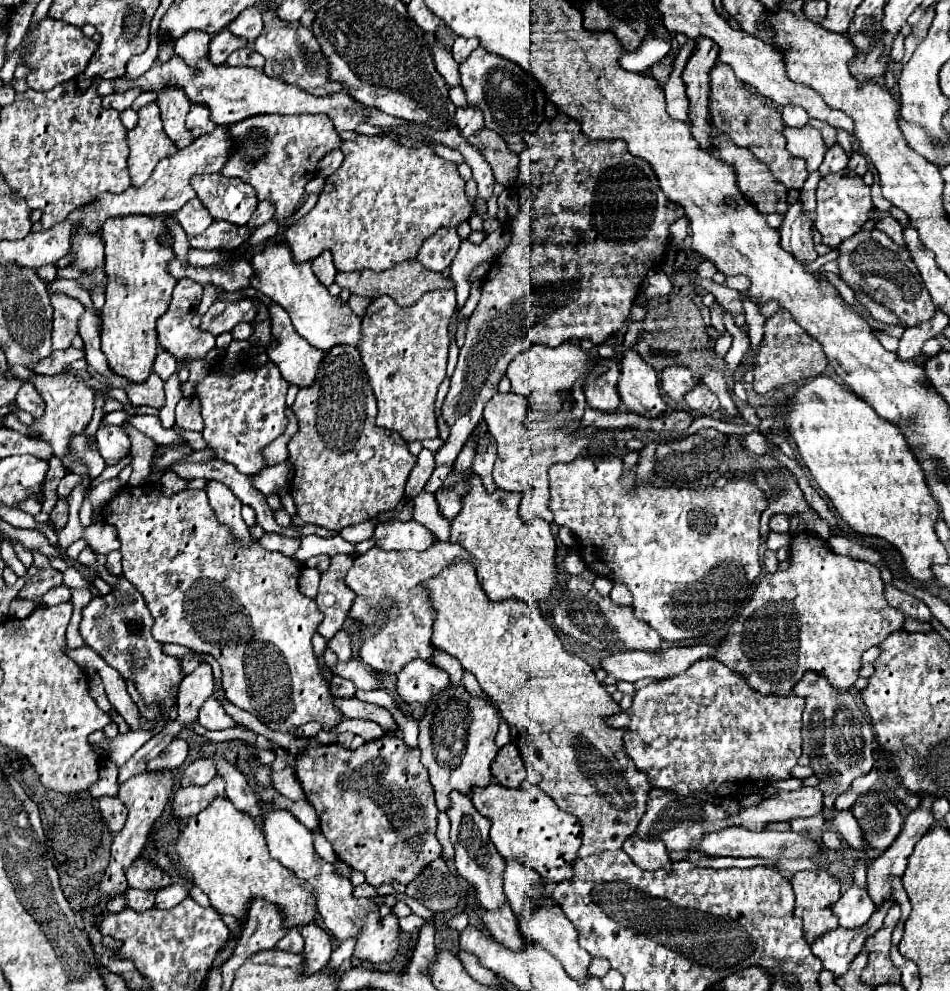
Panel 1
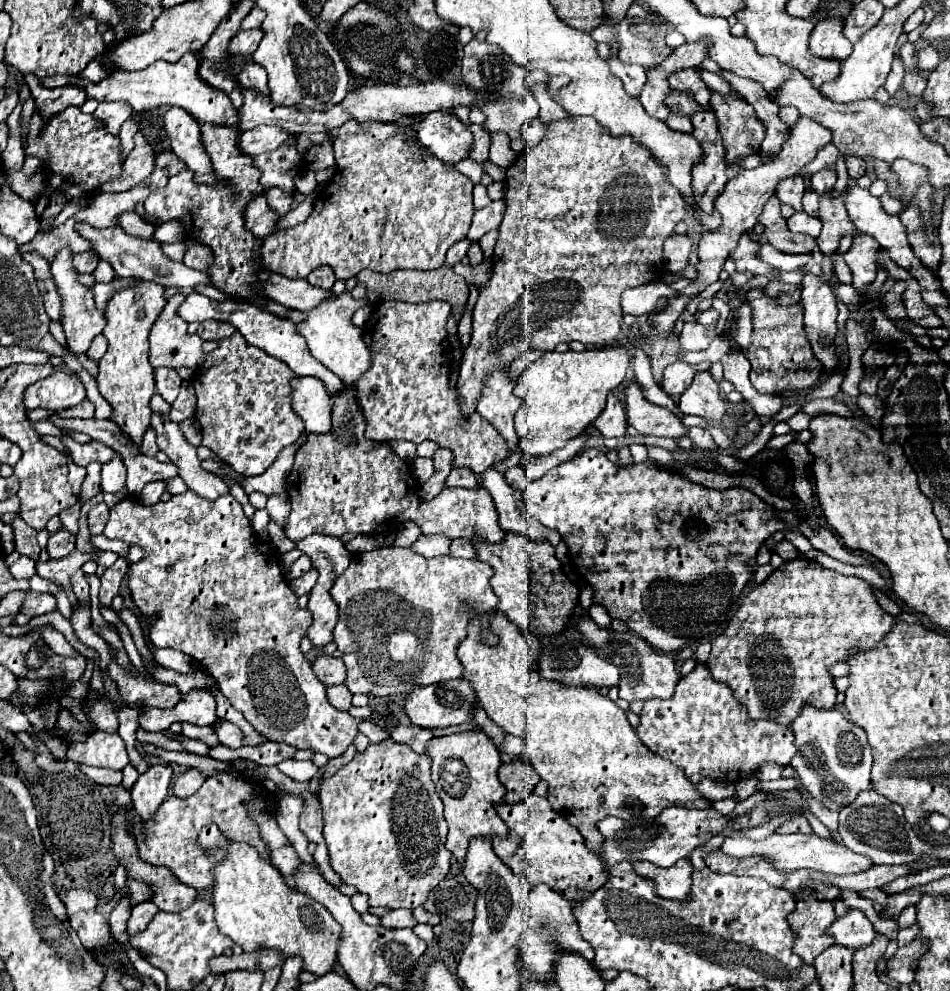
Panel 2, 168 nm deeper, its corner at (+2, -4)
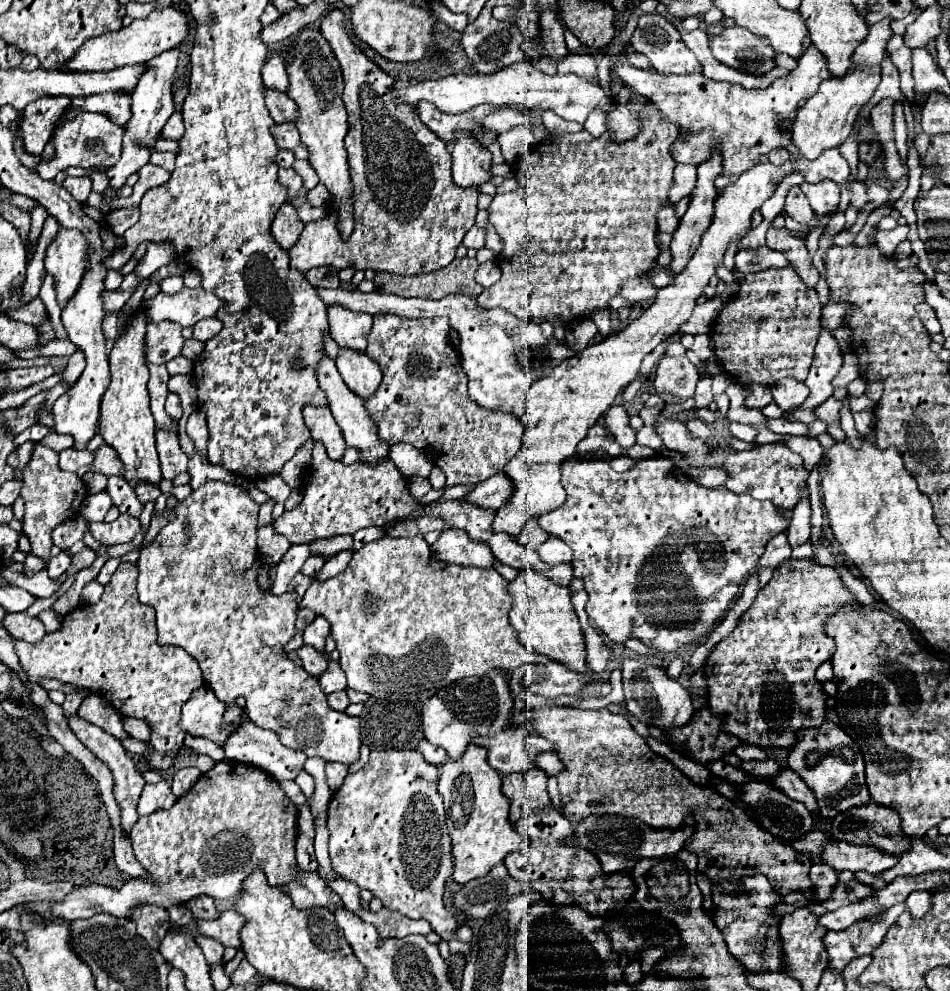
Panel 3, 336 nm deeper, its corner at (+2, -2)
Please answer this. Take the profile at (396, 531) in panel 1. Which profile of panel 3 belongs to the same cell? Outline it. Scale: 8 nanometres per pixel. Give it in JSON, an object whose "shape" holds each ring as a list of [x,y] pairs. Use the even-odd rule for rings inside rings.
{"shape":[[[446,529],[440,533],[438,541],[430,547],[432,557],[444,563],[460,563],[460,565],[476,565],[476,567],[492,567],[494,555],[492,551],[478,541],[472,541],[460,529]]]}

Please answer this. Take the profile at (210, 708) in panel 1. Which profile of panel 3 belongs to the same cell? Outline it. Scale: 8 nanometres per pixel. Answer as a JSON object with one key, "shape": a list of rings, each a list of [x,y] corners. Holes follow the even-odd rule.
{"shape":[[[244,721],[226,739],[226,743],[224,743],[224,761],[230,761],[230,763],[246,763],[246,765],[258,767],[264,773],[268,773],[270,777],[282,781],[282,779],[294,779],[296,777],[296,773],[304,767],[306,755],[300,753],[300,751],[294,751],[294,749],[284,747],[274,731],[260,729],[260,727],[252,725],[250,721]]]}

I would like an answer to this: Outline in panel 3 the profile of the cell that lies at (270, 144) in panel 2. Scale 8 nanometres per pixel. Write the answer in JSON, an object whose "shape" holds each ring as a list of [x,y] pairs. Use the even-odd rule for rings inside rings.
{"shape":[[[276,123],[272,127],[272,137],[276,139],[278,149],[294,151],[296,159],[306,159],[308,157],[308,151],[300,143],[300,135],[298,135],[298,129],[294,127],[294,123]]]}

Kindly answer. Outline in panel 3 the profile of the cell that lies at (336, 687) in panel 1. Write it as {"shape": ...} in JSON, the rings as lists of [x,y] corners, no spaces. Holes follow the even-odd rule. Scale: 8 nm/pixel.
{"shape":[[[346,689],[330,693],[330,695],[328,695],[328,703],[330,703],[330,707],[336,709],[336,711],[346,711],[346,707],[350,705],[348,695],[346,695]]]}

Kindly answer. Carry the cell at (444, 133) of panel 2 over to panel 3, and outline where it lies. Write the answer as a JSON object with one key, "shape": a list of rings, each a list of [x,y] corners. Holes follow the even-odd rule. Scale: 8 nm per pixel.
{"shape":[[[456,131],[456,139],[452,139],[452,177],[460,187],[478,187],[482,181],[490,179],[490,151],[476,143],[474,135],[468,131]]]}

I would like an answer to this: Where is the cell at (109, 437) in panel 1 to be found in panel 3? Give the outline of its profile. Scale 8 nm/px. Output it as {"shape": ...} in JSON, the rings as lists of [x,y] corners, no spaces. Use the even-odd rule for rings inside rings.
{"shape":[[[108,477],[106,493],[112,497],[112,503],[120,509],[120,513],[128,513],[138,517],[142,511],[142,503],[138,501],[132,485],[124,477]]]}

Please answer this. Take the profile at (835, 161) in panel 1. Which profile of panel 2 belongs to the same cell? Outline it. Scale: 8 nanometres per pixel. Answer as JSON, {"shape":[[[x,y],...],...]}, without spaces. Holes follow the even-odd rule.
{"shape":[[[821,169],[812,176],[810,187],[812,187],[812,191],[816,191],[818,195],[822,195],[822,193],[826,193],[826,191],[830,191],[830,189],[834,187],[836,178],[836,173],[832,169]]]}

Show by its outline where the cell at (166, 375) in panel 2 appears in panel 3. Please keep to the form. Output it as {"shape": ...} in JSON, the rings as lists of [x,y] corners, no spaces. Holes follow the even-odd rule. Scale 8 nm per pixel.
{"shape":[[[168,393],[166,397],[166,413],[174,417],[176,421],[182,417],[182,407],[180,407],[180,397],[176,393]]]}

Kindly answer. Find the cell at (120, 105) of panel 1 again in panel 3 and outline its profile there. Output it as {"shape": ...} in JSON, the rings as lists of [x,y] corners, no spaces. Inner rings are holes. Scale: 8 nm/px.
{"shape":[[[80,113],[74,121],[68,121],[66,125],[62,125],[56,133],[54,133],[54,147],[56,147],[56,157],[52,161],[40,161],[38,167],[38,175],[46,181],[54,179],[62,169],[66,167],[96,167],[96,165],[104,165],[104,167],[112,167],[118,159],[120,159],[120,151],[122,151],[122,127],[116,127],[116,123],[112,123],[112,119],[108,119],[108,115],[96,115],[96,113]],[[92,139],[100,139],[104,145],[102,147],[94,147],[90,145]]]}

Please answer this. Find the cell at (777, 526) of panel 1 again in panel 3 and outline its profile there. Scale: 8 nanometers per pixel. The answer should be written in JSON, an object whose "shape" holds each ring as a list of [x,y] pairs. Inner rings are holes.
{"shape":[[[784,533],[774,535],[770,539],[770,543],[766,545],[766,553],[760,557],[758,565],[760,567],[772,567],[772,569],[776,569],[776,567],[780,567],[780,563],[784,563],[786,559],[790,559],[790,553],[792,553],[792,549],[790,549],[790,545],[786,541],[786,535]]]}

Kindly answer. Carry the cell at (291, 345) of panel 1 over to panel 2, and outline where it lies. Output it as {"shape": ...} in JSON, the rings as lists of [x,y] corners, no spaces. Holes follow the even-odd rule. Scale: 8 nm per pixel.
{"shape":[[[298,377],[292,381],[292,409],[306,423],[306,433],[332,431],[332,399],[324,393],[324,385],[314,377]]]}

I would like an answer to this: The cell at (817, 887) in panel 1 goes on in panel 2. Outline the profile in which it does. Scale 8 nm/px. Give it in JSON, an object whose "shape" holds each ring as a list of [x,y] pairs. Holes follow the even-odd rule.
{"shape":[[[808,897],[804,901],[798,901],[796,909],[786,919],[796,937],[794,951],[806,965],[812,965],[824,949],[834,945],[832,935],[826,933],[836,919],[834,903]]]}

